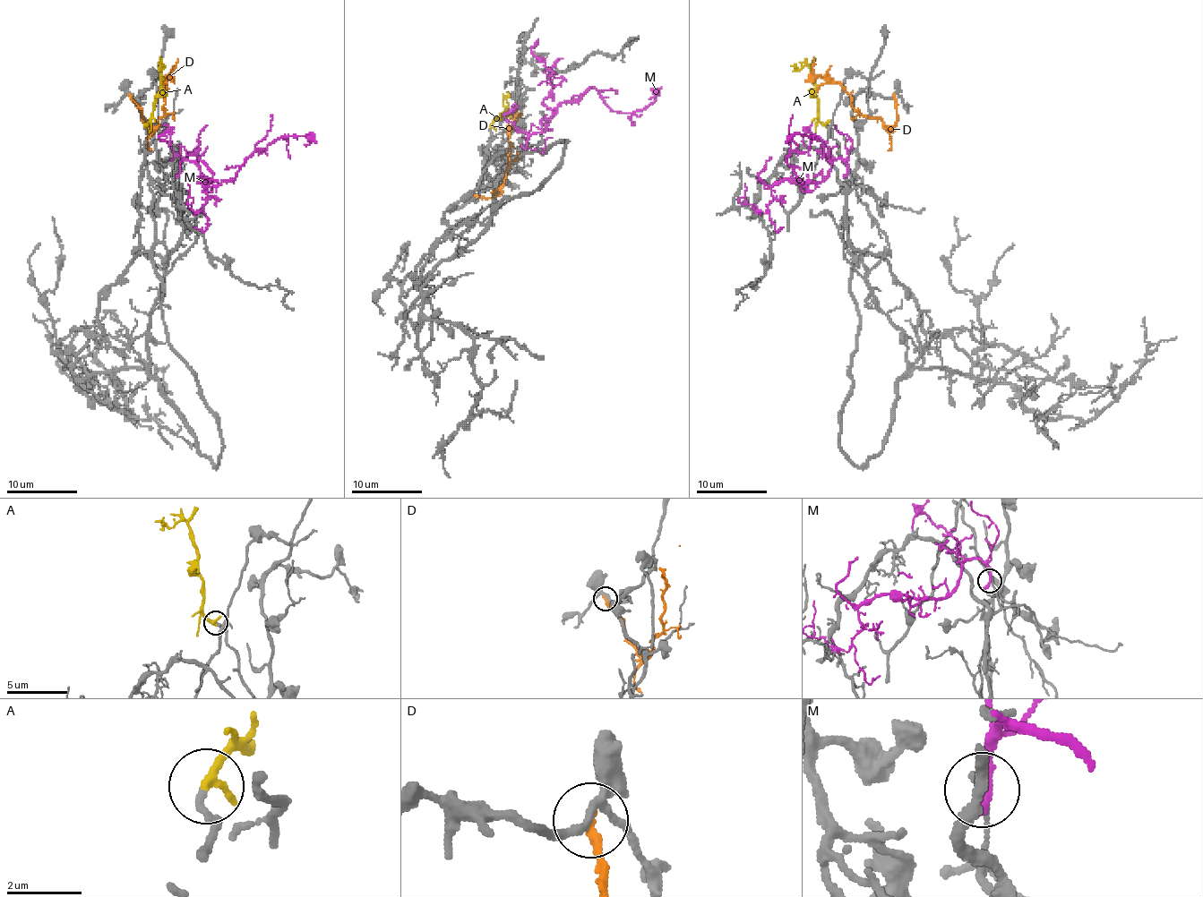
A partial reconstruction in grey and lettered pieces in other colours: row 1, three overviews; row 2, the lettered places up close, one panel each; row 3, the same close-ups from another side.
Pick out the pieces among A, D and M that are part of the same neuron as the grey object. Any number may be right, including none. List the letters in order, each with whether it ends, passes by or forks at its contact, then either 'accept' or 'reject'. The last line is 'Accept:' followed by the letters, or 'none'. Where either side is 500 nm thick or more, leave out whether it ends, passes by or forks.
A: it ends | accept
D: it ends | reject
M: it ends | reject
Accept: A

